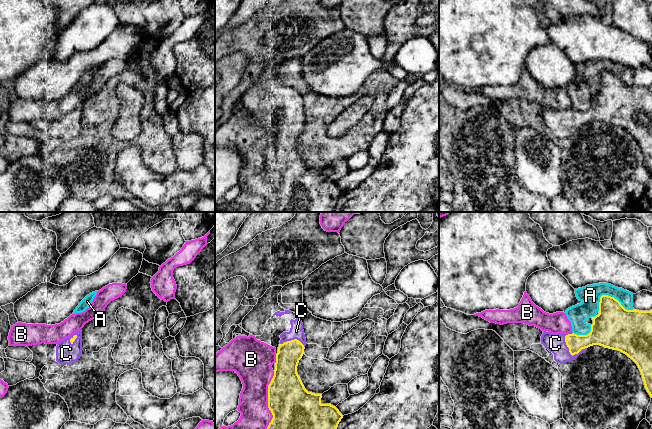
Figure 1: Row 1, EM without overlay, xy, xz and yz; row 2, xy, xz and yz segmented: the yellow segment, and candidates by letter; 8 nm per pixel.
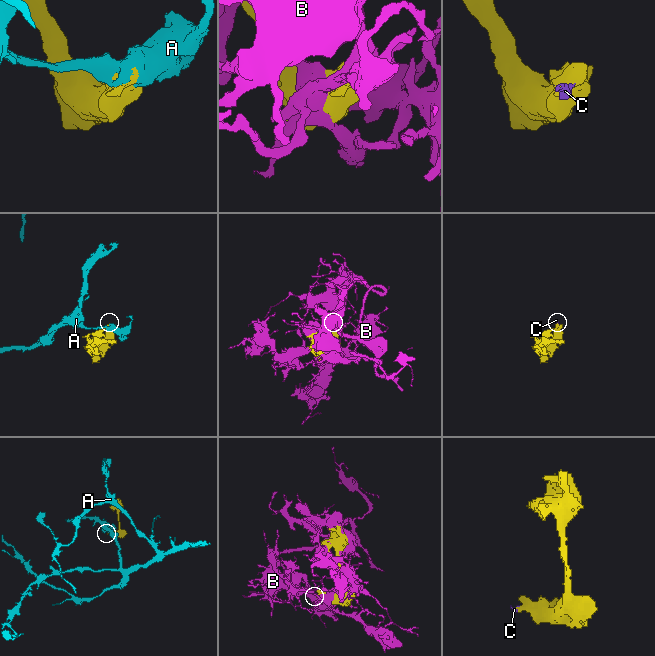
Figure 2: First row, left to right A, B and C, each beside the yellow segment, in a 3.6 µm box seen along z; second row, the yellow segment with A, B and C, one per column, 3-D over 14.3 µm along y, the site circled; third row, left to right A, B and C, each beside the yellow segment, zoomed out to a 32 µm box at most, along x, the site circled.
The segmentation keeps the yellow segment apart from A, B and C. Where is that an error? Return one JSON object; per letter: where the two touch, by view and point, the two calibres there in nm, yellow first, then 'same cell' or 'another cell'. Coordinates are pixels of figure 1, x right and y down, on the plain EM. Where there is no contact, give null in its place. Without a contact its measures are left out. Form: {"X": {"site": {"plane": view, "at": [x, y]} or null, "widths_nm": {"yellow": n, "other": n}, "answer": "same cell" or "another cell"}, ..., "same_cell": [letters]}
{"A": {"site": {"plane": "yz", "at": [616, 75]}, "widths_nm": {"yellow": 340, "other": 160}, "answer": "another cell"}, "B": {"site": {"plane": "xz", "at": [268, 179]}, "widths_nm": {"yellow": 400, "other": 240}, "answer": "another cell"}, "C": {"site": {"plane": "yz", "at": [570, 129]}, "widths_nm": {"yellow": 140, "other": 160}, "answer": "same cell"}, "same_cell": ["C"]}

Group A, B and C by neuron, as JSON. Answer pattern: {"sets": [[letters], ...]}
{"sets": [["A"], ["B"], ["C"]]}

